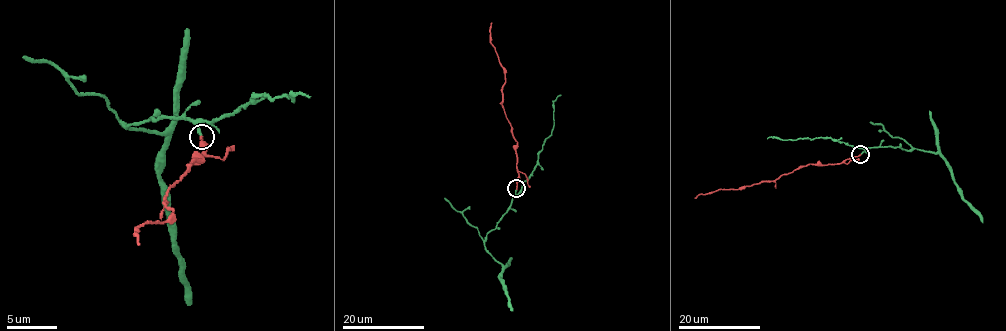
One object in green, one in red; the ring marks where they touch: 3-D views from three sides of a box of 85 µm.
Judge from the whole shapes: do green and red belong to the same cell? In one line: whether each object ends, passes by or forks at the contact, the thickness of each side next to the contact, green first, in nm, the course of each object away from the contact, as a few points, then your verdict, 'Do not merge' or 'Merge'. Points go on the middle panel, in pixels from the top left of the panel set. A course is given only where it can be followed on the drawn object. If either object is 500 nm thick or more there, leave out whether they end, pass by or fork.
At the ring green ends. At the ring red ends. Thickness 190 nm (green) against 200 nm. Course of green: (516, 188), (510, 208), (487, 234), (485, 248), (502, 266), (501, 282), (512, 310). Course of red: (516, 188), (517, 141), (503, 108), (505, 70), (491, 43), (492, 22). Merge

